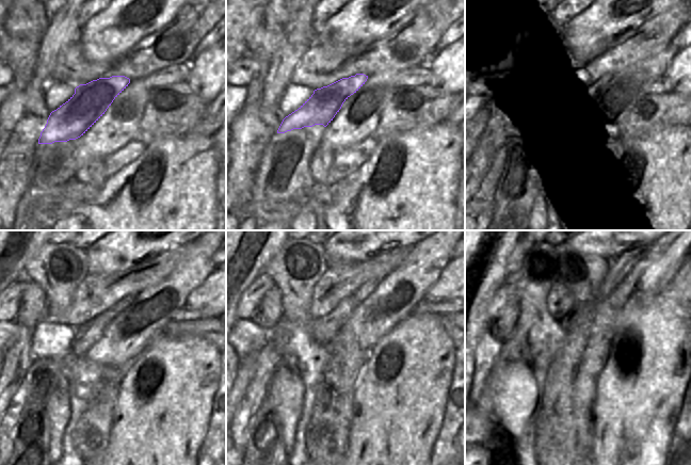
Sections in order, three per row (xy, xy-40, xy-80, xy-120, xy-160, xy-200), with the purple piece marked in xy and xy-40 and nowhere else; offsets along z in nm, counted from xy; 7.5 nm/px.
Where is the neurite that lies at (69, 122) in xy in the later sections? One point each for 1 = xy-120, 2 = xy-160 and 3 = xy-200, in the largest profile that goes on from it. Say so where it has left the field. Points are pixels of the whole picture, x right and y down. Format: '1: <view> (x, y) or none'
1: xy-120 (85, 336)
2: xy-160 (323, 330)
3: xy-200 (627, 259)

